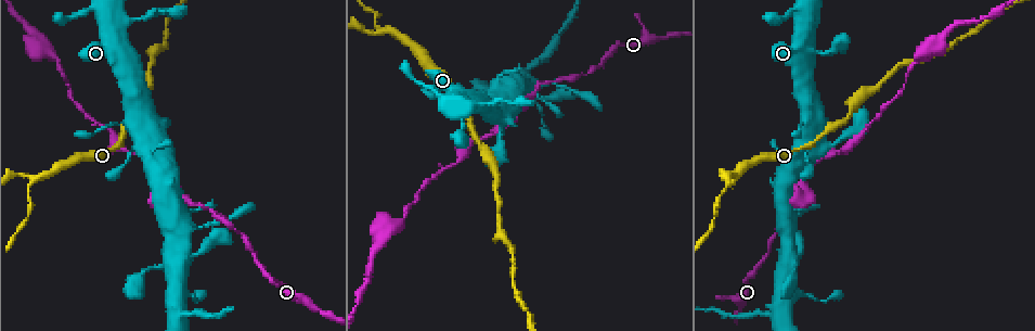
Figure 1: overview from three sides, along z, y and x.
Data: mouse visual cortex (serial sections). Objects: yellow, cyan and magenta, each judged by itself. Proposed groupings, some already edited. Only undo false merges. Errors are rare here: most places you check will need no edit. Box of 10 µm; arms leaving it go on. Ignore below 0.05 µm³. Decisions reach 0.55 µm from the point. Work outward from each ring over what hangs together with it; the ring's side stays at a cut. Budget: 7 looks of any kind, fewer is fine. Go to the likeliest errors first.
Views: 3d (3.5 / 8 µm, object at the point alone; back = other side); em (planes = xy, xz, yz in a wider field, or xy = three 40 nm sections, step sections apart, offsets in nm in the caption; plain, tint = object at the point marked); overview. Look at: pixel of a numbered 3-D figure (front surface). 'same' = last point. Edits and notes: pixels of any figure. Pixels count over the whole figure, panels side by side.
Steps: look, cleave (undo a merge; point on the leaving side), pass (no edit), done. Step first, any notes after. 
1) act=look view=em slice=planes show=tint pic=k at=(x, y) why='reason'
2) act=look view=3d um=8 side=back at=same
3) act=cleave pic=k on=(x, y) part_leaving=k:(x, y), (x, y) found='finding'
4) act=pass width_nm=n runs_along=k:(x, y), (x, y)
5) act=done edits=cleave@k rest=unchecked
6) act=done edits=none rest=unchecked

act=look view=3d um=3.5 pic=1 at=(813, 54) why='thick turns thin'

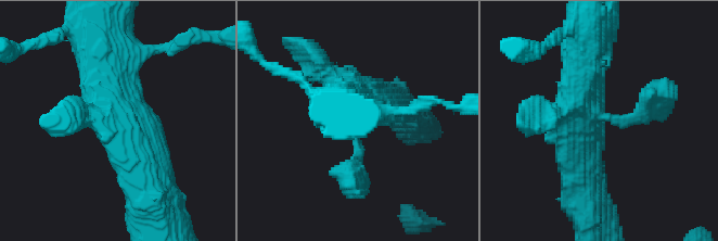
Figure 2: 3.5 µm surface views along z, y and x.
act=look view=em slice=xy step=1 show=tint pic=2 at=(603, 115) arms=4 arm_widths_nm=250,350,350,500

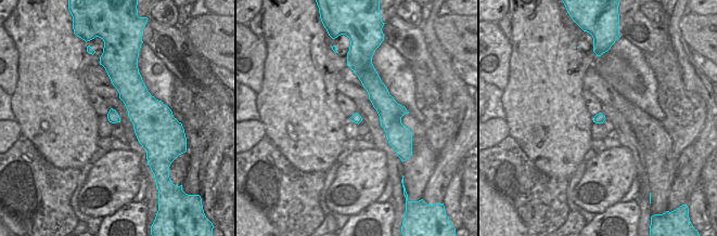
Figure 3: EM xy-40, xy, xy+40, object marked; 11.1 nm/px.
act=pass runs_along=2:(325, 72), (359, 97), (353, 186) found='one cell here'

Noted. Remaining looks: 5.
act=look view=3d um=8 pic=1 at=(34, 180) why='three arms meet'

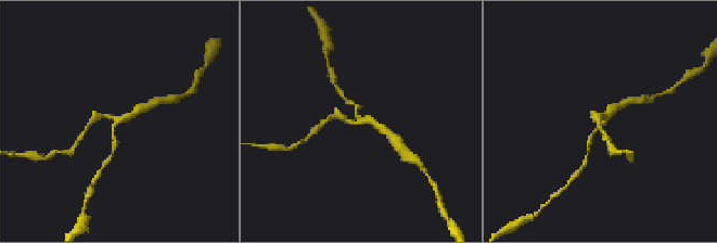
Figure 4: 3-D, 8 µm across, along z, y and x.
act=look view=em slice=xy step=1 show=tint at=same arms=3 arm_widths_nm=150,200,300 why='shape alone is not enough'

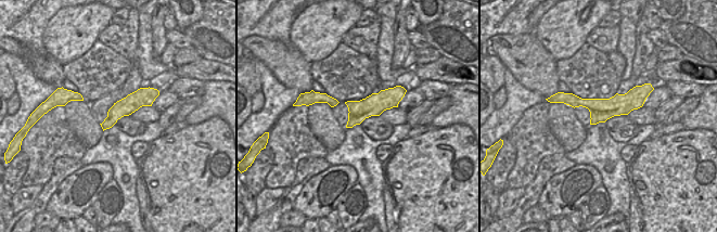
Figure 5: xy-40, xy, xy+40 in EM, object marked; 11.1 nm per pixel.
act=cleave pic=4 on=(97, 116) part_leaving=4:(115, 118), (100, 115), (89, 125) found='two cells meet here'

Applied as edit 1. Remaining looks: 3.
act=look view=overview

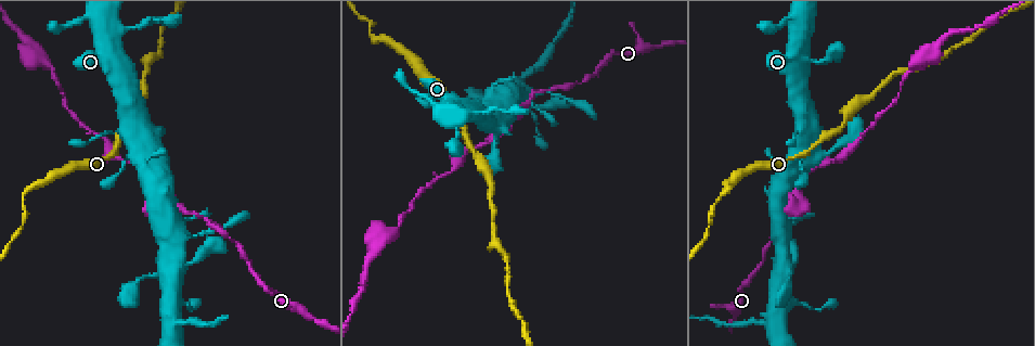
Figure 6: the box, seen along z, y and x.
act=look view=em slice=xy step=1 show=tint pic=6 at=(372, 255)

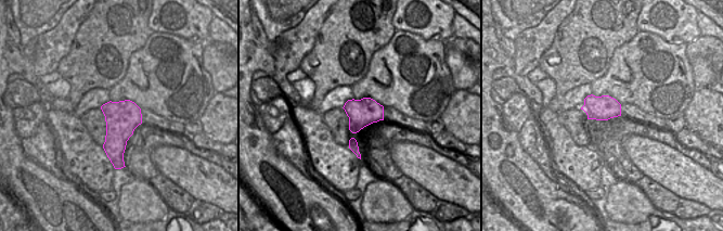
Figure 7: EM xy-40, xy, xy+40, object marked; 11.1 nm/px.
act=look view=3d um=3.5 at=same

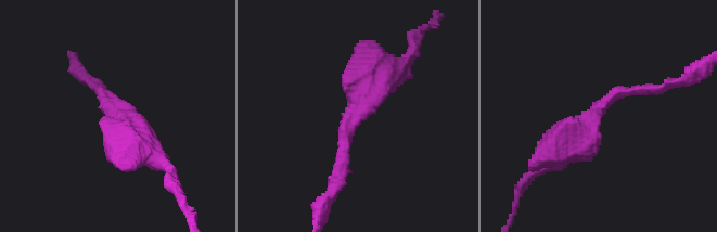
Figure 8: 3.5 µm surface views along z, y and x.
act=pass arm_widths_nm=150,500 runs_along=8:(560, 151), (618, 91), (663, 88) found='one cell here'

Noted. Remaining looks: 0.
act=done edits=cleave@4 rest=unchecked

